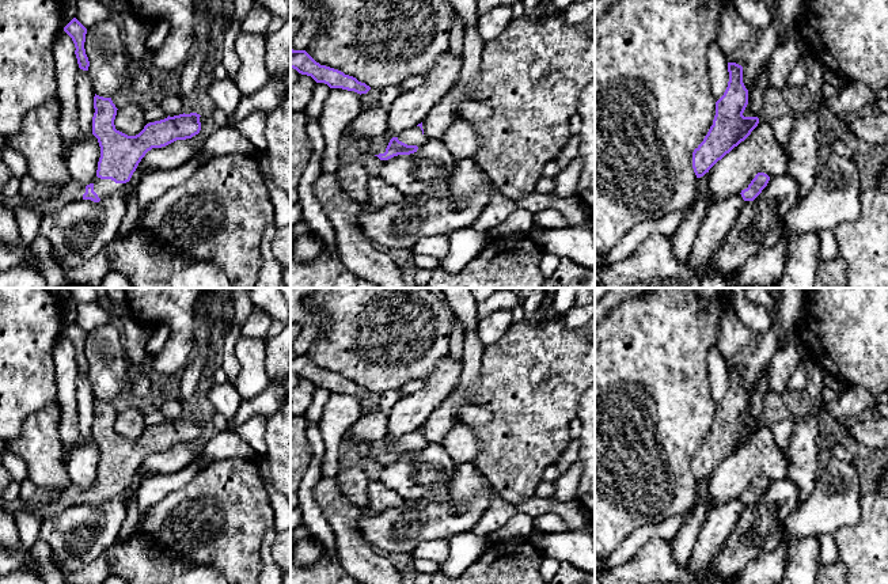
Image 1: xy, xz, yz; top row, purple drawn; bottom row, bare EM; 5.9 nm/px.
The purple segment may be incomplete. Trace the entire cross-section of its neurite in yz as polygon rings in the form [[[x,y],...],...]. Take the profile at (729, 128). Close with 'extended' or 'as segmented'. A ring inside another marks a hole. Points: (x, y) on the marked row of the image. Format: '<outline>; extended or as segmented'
[[[728,62],[729,81],[724,95],[716,102],[716,115],[703,141],[692,152],[697,178],[744,141],[758,126],[758,117],[744,117],[748,90],[743,83],[743,67]]]; as segmented

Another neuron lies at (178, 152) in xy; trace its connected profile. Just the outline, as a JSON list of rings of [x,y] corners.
[[[177,140],[166,147],[151,149],[137,166],[143,175],[155,170],[177,168],[197,155],[196,149],[186,140]]]

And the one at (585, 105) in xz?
[[[595,80],[580,94],[576,113],[581,117],[578,159],[582,162],[578,175],[577,197],[589,208],[595,219]]]

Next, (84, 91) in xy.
[[[79,68],[76,75],[76,106],[79,115],[79,126],[83,136],[92,133],[92,117],[95,113],[94,109],[94,88],[88,71]]]

